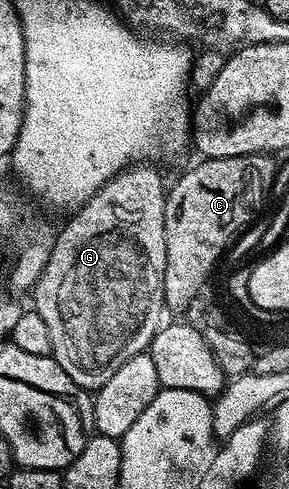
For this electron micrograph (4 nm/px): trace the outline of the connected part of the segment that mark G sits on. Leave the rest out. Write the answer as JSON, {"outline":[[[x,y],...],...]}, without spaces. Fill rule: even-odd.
{"outline":[[[131,164],[125,170],[120,171],[116,177],[105,182],[95,194],[90,197],[83,206],[69,215],[66,227],[53,239],[48,262],[44,264],[44,270],[40,272],[38,283],[35,284],[32,297],[32,308],[44,320],[52,340],[52,356],[72,380],[87,392],[97,392],[106,381],[116,373],[116,368],[124,364],[124,360],[132,360],[132,356],[143,353],[149,347],[154,333],[163,325],[162,312],[166,301],[164,288],[164,274],[166,268],[166,245],[164,244],[164,204],[166,203],[166,190],[162,186],[162,178],[150,167],[150,164]]]}

